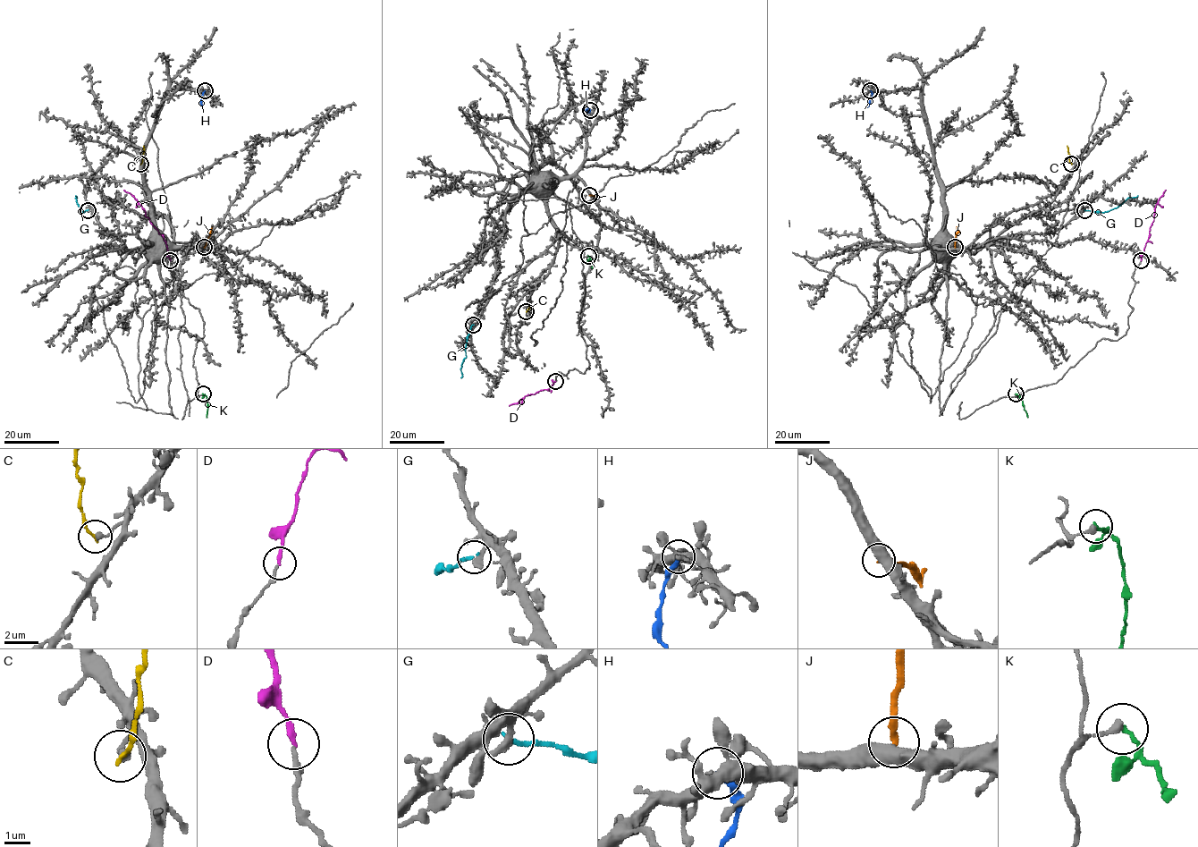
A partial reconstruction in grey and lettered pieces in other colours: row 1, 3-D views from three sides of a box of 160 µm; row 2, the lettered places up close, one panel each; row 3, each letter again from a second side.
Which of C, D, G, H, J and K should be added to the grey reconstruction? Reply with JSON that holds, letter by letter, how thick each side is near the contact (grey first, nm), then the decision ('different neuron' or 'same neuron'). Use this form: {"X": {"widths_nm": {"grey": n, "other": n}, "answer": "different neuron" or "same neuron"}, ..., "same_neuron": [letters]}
{"C": {"widths_nm": {"grey": 300, "other": 170}, "answer": "different neuron"}, "D": {"widths_nm": {"grey": 190, "other": 200}, "answer": "same neuron"}, "G": {"widths_nm": {"grey": 440, "other": 180}, "answer": "different neuron"}, "H": {"widths_nm": {"grey": 240, "other": 240}, "answer": "different neuron"}, "J": {"widths_nm": {"grey": 500, "other": 220}, "answer": "different neuron"}, "K": {"widths_nm": {"grey": 320, "other": 200}, "answer": "different neuron"}, "same_neuron": ["D"]}

